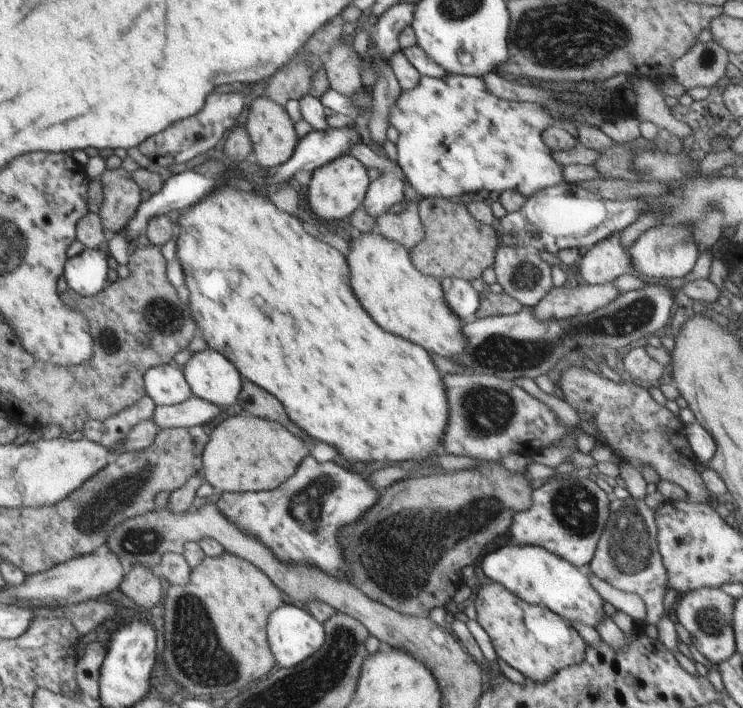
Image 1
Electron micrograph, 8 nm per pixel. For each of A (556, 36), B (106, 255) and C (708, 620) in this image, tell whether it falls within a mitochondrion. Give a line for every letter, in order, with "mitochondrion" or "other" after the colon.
A: mitochondrion
B: other
C: mitochondrion

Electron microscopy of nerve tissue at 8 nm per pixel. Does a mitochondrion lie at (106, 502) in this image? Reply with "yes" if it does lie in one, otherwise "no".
yes

